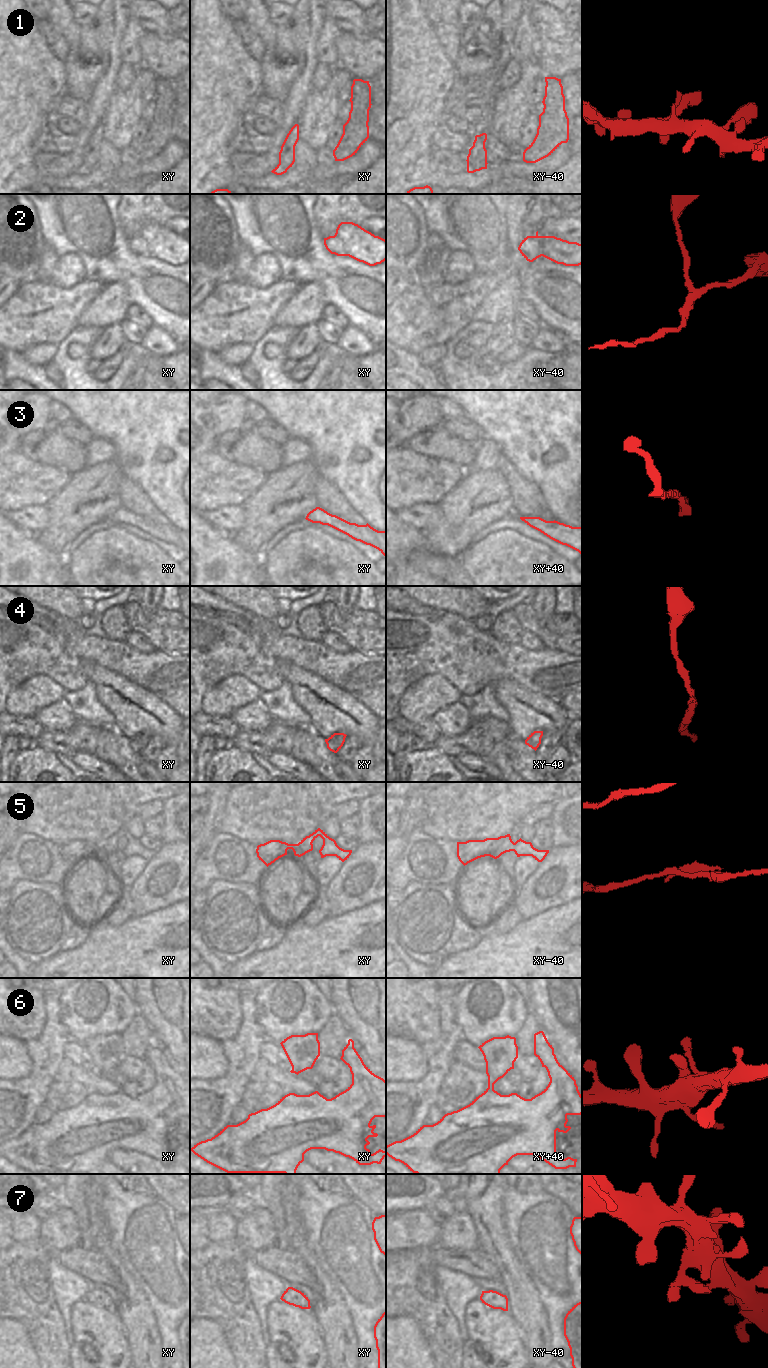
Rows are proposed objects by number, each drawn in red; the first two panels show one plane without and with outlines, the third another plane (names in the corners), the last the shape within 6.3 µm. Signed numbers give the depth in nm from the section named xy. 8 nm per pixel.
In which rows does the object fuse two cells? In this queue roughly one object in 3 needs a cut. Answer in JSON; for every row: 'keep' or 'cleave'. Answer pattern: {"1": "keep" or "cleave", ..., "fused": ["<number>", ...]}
{"1": "keep", "2": "cleave", "3": "keep", "4": "keep", "5": "cleave", "6": "keep", "7": "keep", "fused": ["2", "5"]}

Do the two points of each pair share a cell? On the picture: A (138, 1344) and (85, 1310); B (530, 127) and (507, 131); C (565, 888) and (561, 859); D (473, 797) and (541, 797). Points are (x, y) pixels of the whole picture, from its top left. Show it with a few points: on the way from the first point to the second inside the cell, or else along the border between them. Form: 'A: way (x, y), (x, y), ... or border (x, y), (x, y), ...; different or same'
A: border (117, 1314), (121, 1320), (129, 1353), (132, 1357); different
B: border (534, 109), (521, 128), (521, 137), (518, 142); different
C: way (566, 881), (566, 869), (564, 866); same
D: way (490, 797), (524, 797); same

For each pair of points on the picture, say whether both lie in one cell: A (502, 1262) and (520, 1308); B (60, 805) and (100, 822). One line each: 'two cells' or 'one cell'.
A: one cell
B: one cell

